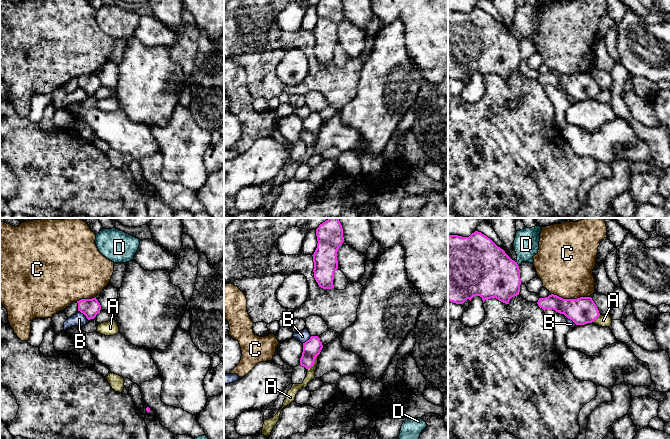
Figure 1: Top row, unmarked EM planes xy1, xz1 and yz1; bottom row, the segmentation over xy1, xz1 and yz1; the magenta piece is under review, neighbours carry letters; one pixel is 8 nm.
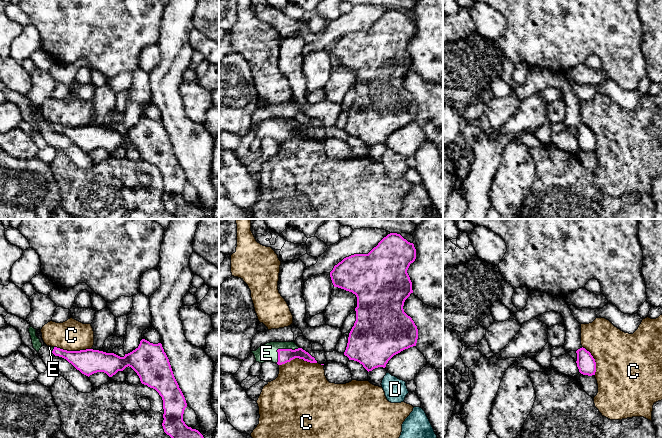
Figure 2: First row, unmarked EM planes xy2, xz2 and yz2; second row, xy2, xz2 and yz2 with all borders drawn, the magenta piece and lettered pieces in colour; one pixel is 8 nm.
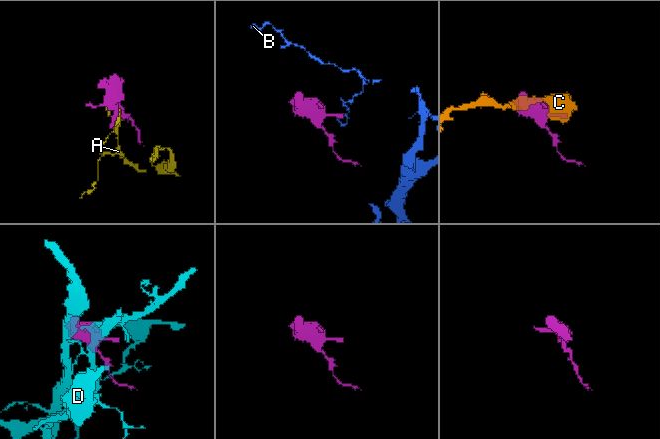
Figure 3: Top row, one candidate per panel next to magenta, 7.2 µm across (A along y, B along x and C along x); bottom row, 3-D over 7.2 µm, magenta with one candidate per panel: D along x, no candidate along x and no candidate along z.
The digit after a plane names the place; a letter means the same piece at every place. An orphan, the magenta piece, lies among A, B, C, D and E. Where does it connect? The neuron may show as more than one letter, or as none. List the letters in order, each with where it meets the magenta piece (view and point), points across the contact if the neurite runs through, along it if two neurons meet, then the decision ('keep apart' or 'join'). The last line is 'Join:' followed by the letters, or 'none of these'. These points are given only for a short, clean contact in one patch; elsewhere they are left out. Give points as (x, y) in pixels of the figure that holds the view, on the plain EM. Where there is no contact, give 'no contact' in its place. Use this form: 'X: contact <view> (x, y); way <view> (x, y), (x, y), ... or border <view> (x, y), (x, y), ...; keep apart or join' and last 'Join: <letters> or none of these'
A: contact xz1 (314, 137); keep apart
B: contact yz1 (569, 94); border yz1 (561, 89), (576, 100); keep apart
C: contact yz1 (570, 75); keep apart
D: contact yz1 (517, 40); border yz1 (516, 37), (518, 42); keep apart
E: contact xz2 (281, 125); way xz2 (284, 131), (281, 125), (266, 129); join
Join: E

